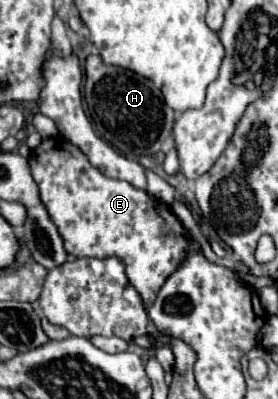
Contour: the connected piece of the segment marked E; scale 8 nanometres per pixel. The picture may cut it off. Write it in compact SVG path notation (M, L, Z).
M51 137L41 141L41 145L35 147L29 155L29 167L33 179L39 185L41 201L65 241L65 251L75 257L99 257L99 259L119 257L125 263L125 273L129 277L129 283L141 295L145 309L153 305L159 289L163 287L167 277L175 273L177 267L185 261L189 249L201 251L201 245L191 237L191 233L183 227L183 223L165 203L149 195L147 191L133 187L127 181L105 177L103 173L99 173L99 169L95 169L87 161L87 157L79 147L75 147L63 137Z

